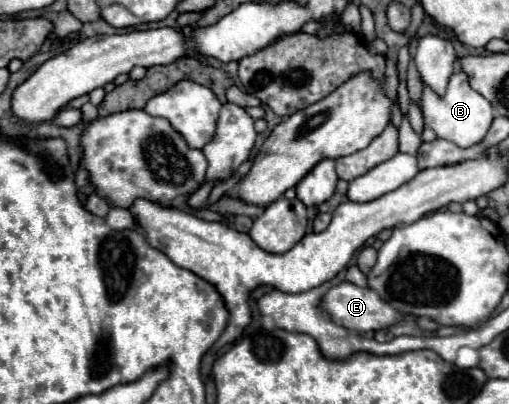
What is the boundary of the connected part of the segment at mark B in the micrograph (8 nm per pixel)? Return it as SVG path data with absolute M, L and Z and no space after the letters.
M455 71L451 75L445 95L437 95L433 89L423 87L421 111L423 111L425 127L431 127L439 139L453 141L459 147L471 147L479 143L487 135L487 129L491 127L493 121L491 103L469 87L469 77L465 75L465 71Z

